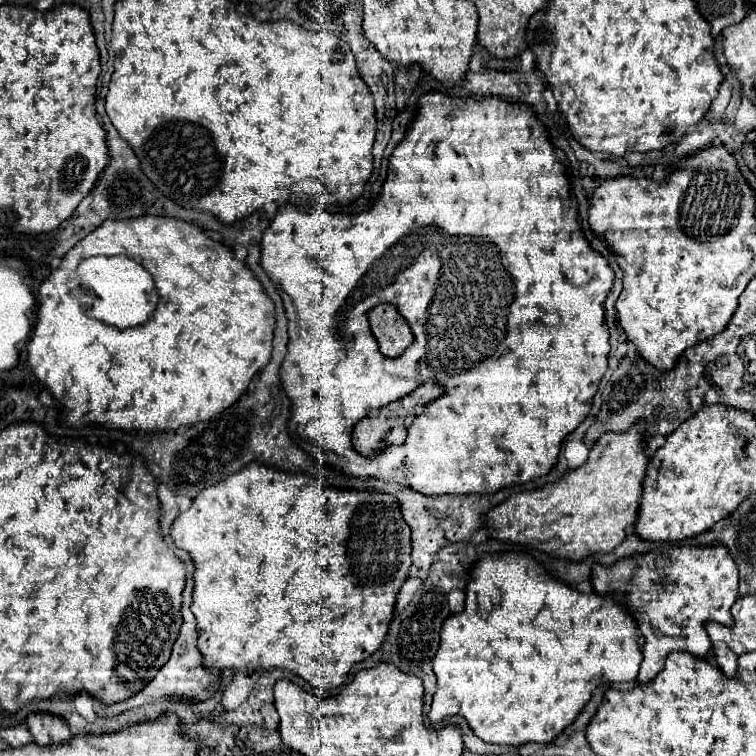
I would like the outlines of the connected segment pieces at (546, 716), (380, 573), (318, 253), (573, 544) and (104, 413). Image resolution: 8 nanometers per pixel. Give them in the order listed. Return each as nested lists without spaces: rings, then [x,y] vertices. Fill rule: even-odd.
[[[500,551],[500,553],[484,553],[470,569],[468,569],[468,585],[466,585],[466,603],[462,613],[454,613],[446,619],[446,625],[442,625],[442,637],[438,653],[434,655],[434,673],[438,677],[438,693],[434,693],[432,709],[428,713],[430,723],[442,721],[452,715],[460,715],[468,721],[472,731],[488,743],[498,745],[522,745],[526,741],[536,743],[550,743],[556,735],[564,731],[566,725],[574,721],[574,717],[584,709],[588,699],[592,697],[592,691],[604,683],[630,683],[636,681],[638,669],[642,663],[642,651],[638,647],[638,623],[634,621],[634,615],[626,605],[622,603],[622,593],[582,593],[570,587],[564,581],[554,579],[548,569],[536,561],[530,553],[522,551]]]
[[[246,465],[246,469],[232,473],[226,481],[218,481],[218,485],[210,485],[194,497],[194,503],[188,511],[180,513],[172,523],[170,535],[176,547],[182,547],[190,553],[194,561],[194,593],[192,593],[192,613],[198,621],[198,649],[202,651],[204,665],[214,669],[238,669],[246,673],[256,673],[260,669],[282,667],[292,671],[294,675],[310,681],[314,687],[332,689],[346,681],[348,671],[354,663],[370,657],[386,639],[388,625],[394,619],[396,595],[402,583],[408,577],[410,569],[410,527],[406,525],[398,501],[390,493],[380,491],[358,491],[358,489],[340,489],[340,487],[324,487],[316,483],[306,473],[286,473],[284,469],[274,469],[268,465]]]
[[[430,91],[420,97],[414,119],[410,121],[404,139],[396,145],[388,177],[382,185],[374,207],[354,213],[336,215],[322,209],[306,209],[284,203],[280,205],[274,221],[264,231],[262,239],[262,267],[270,273],[274,283],[280,283],[284,293],[284,307],[288,317],[288,353],[282,363],[282,383],[292,399],[294,415],[290,427],[294,431],[294,441],[319,464],[334,465],[346,475],[354,477],[380,477],[384,481],[394,481],[412,487],[424,495],[466,495],[466,493],[494,493],[508,485],[528,483],[536,477],[546,475],[558,459],[562,439],[572,433],[588,415],[592,407],[592,397],[598,383],[606,371],[606,357],[610,351],[610,331],[604,321],[604,301],[612,291],[614,271],[608,261],[590,247],[584,231],[578,223],[578,203],[572,199],[572,189],[568,181],[568,157],[562,149],[552,145],[548,129],[536,117],[532,105],[520,105],[502,101],[502,97],[448,97],[440,91]],[[378,303],[398,305],[400,315],[408,321],[414,343],[400,357],[382,357],[378,341],[374,341],[368,327],[368,311]],[[422,381],[436,381],[444,393],[426,405],[426,411],[414,419],[408,427],[406,441],[402,445],[384,447],[376,459],[362,457],[352,447],[352,427],[370,409],[380,409],[422,385]]]
[[[630,425],[626,433],[604,433],[596,439],[584,465],[580,465],[578,469],[568,469],[566,475],[562,475],[554,483],[532,491],[514,493],[486,515],[486,525],[494,529],[492,537],[500,541],[524,543],[534,549],[574,561],[580,561],[596,551],[610,553],[626,539],[626,531],[630,531],[638,519],[636,515],[642,499],[642,479],[646,475],[648,463],[650,459],[646,453],[646,429],[642,429],[642,425]]]
[[[146,215],[122,221],[106,219],[66,253],[58,271],[40,285],[38,293],[38,323],[28,343],[28,363],[34,375],[60,401],[57,404],[60,406],[60,424],[70,427],[64,430],[58,426],[56,433],[50,433],[46,423],[47,433],[54,437],[59,438],[60,434],[76,439],[76,430],[82,430],[82,425],[86,425],[88,429],[83,438],[89,441],[90,423],[115,430],[115,436],[112,436],[115,443],[118,443],[117,430],[176,431],[190,427],[214,417],[238,401],[252,377],[270,361],[276,315],[274,303],[266,295],[262,283],[254,277],[246,261],[234,257],[230,247],[210,239],[202,227],[176,217]]]

